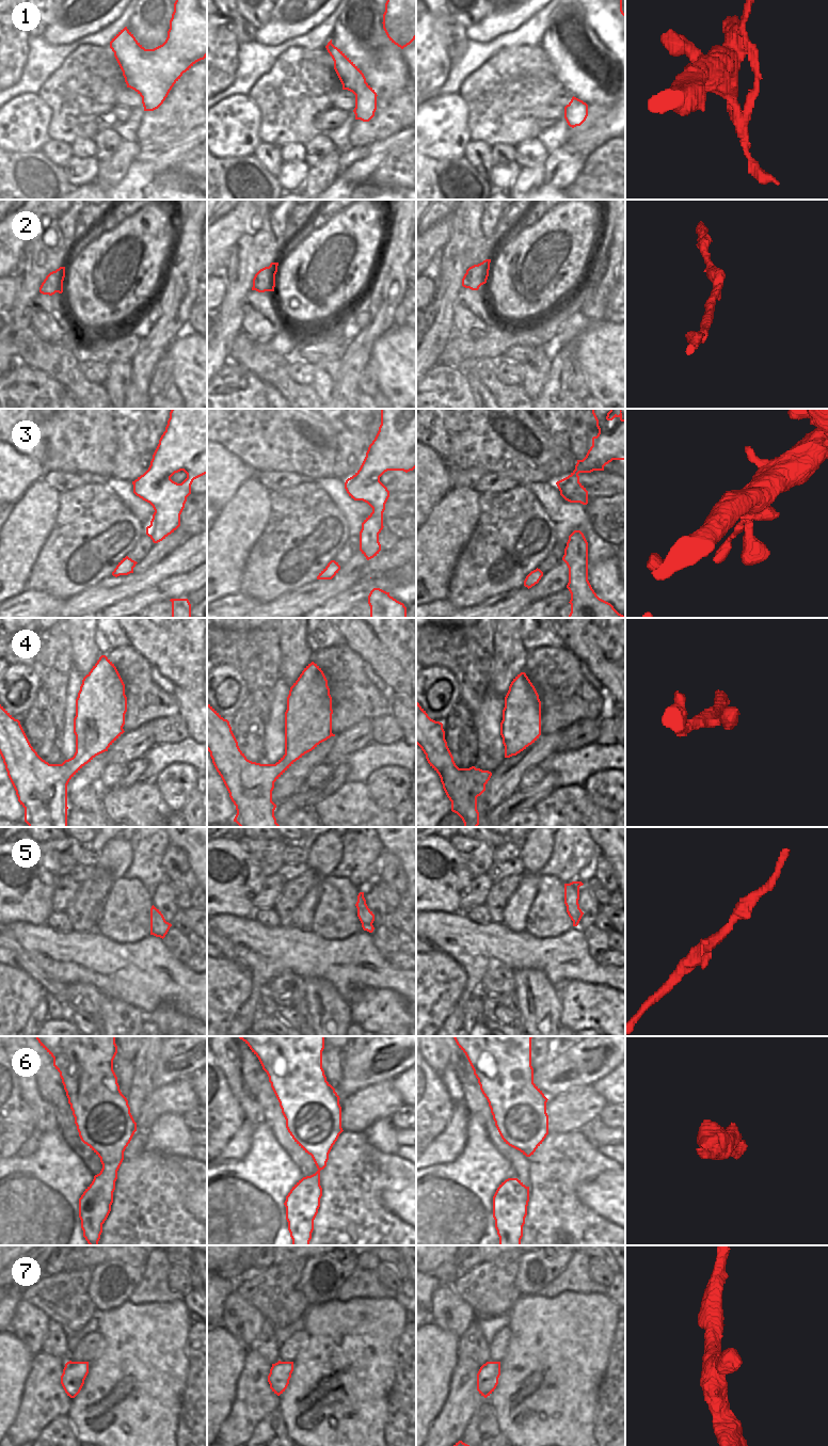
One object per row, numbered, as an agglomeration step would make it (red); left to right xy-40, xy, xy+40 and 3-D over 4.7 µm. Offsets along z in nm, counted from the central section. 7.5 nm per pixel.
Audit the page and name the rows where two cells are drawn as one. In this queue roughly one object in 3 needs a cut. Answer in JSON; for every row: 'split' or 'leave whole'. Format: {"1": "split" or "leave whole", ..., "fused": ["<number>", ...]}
{"1": "leave whole", "2": "leave whole", "3": "leave whole", "4": "leave whole", "5": "leave whole", "6": "leave whole", "7": "leave whole", "fused": []}

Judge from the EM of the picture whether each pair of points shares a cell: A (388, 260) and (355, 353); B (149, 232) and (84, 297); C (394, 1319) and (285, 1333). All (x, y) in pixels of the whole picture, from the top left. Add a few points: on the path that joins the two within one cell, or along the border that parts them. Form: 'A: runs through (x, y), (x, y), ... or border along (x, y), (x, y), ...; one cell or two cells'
A: runs through (388, 284), (382, 303), (382, 321), (375, 330); one cell
B: runs through (127, 234), (117, 238), (106, 250), (105, 274); one cell
C: border along (303, 1317), (304, 1329); two cells

